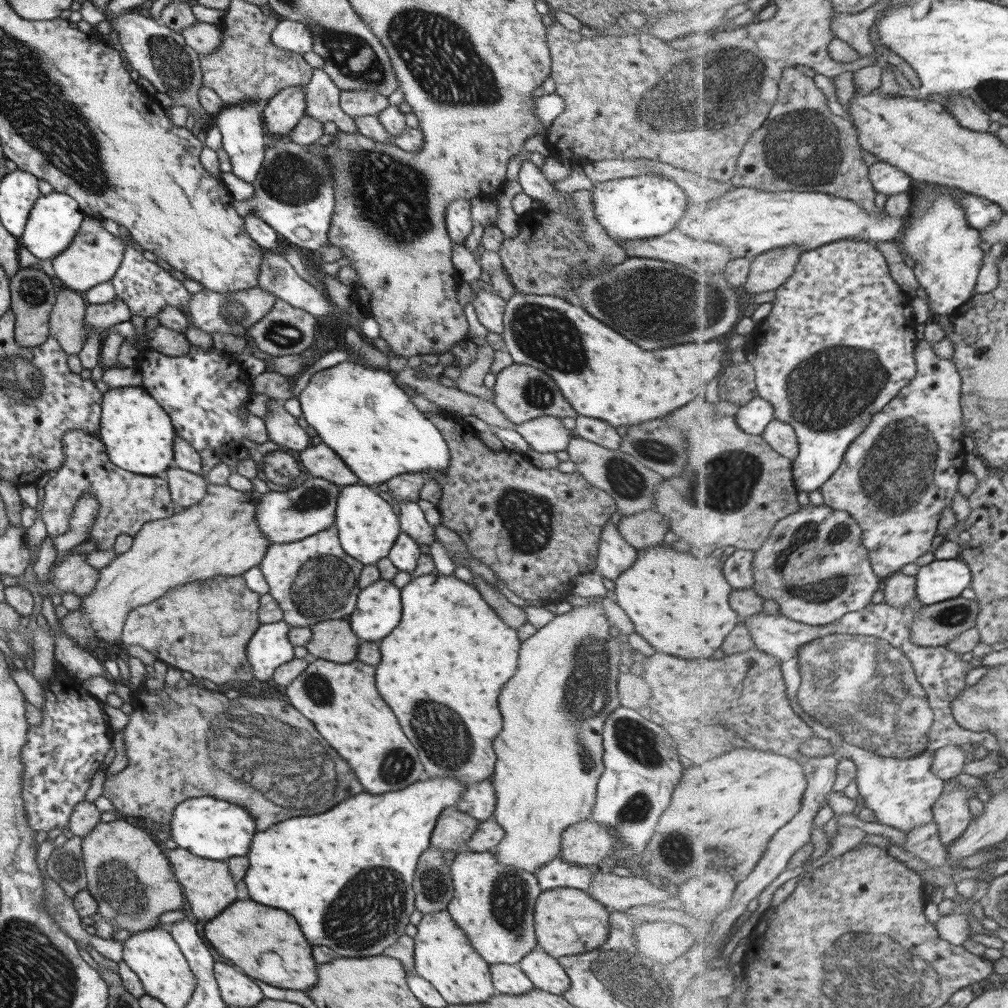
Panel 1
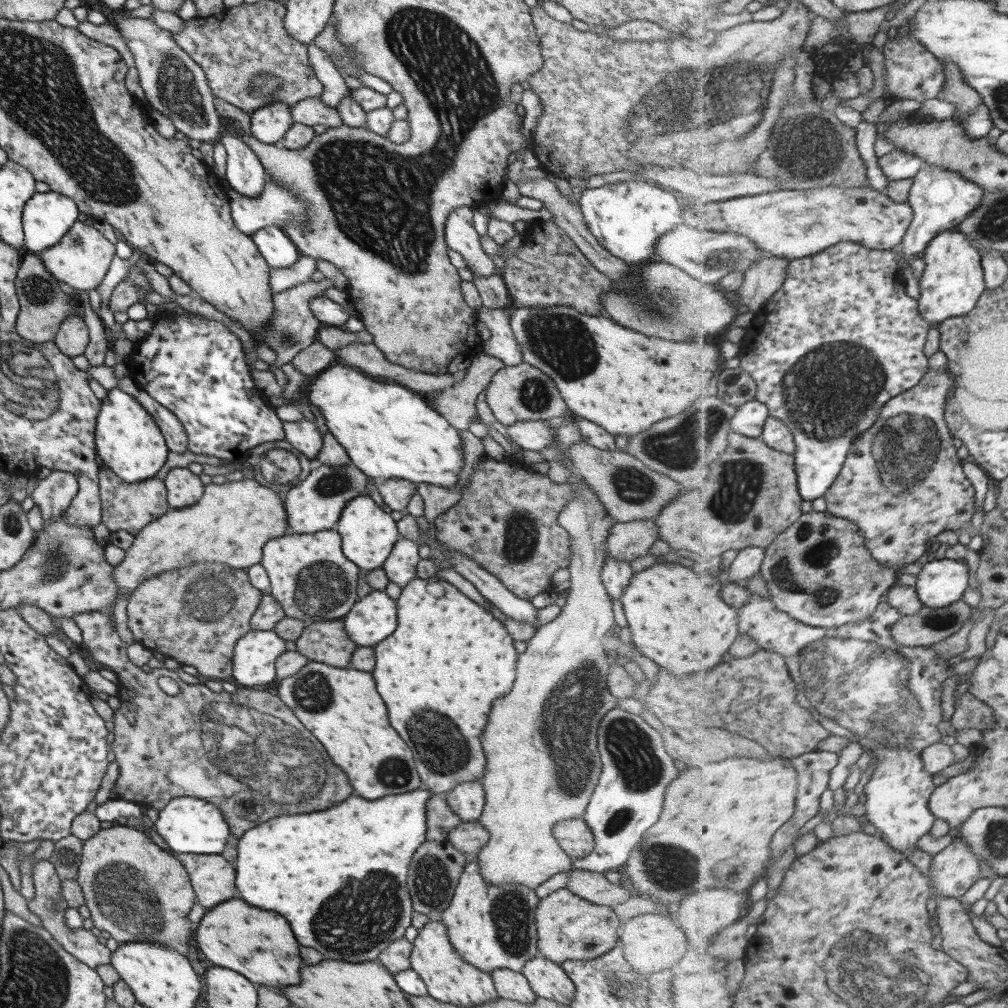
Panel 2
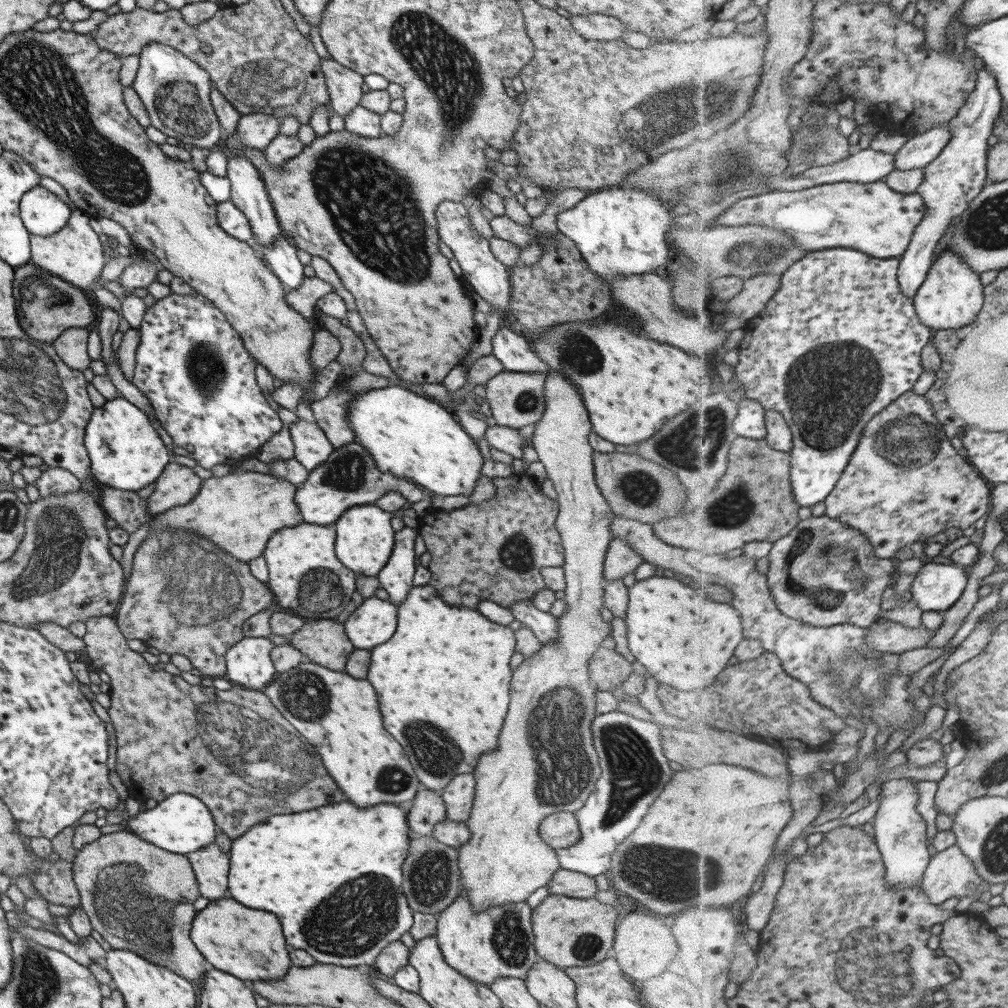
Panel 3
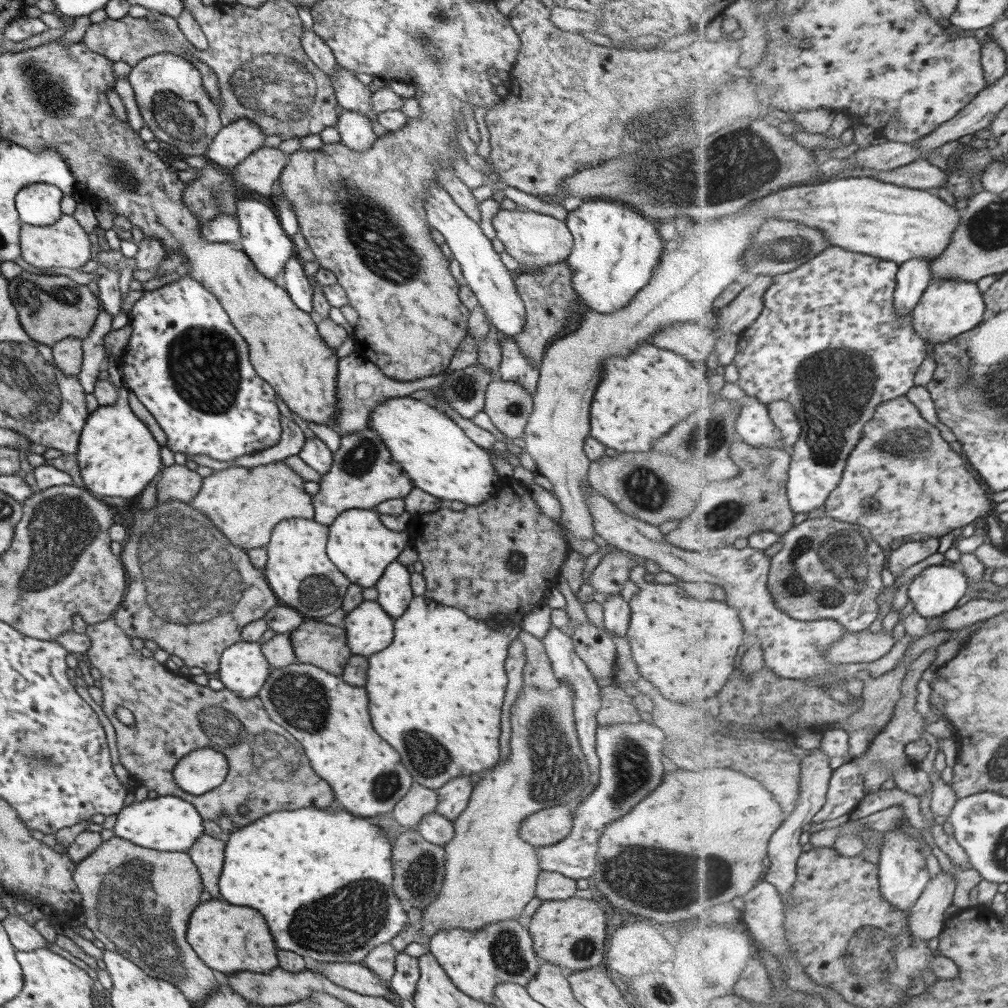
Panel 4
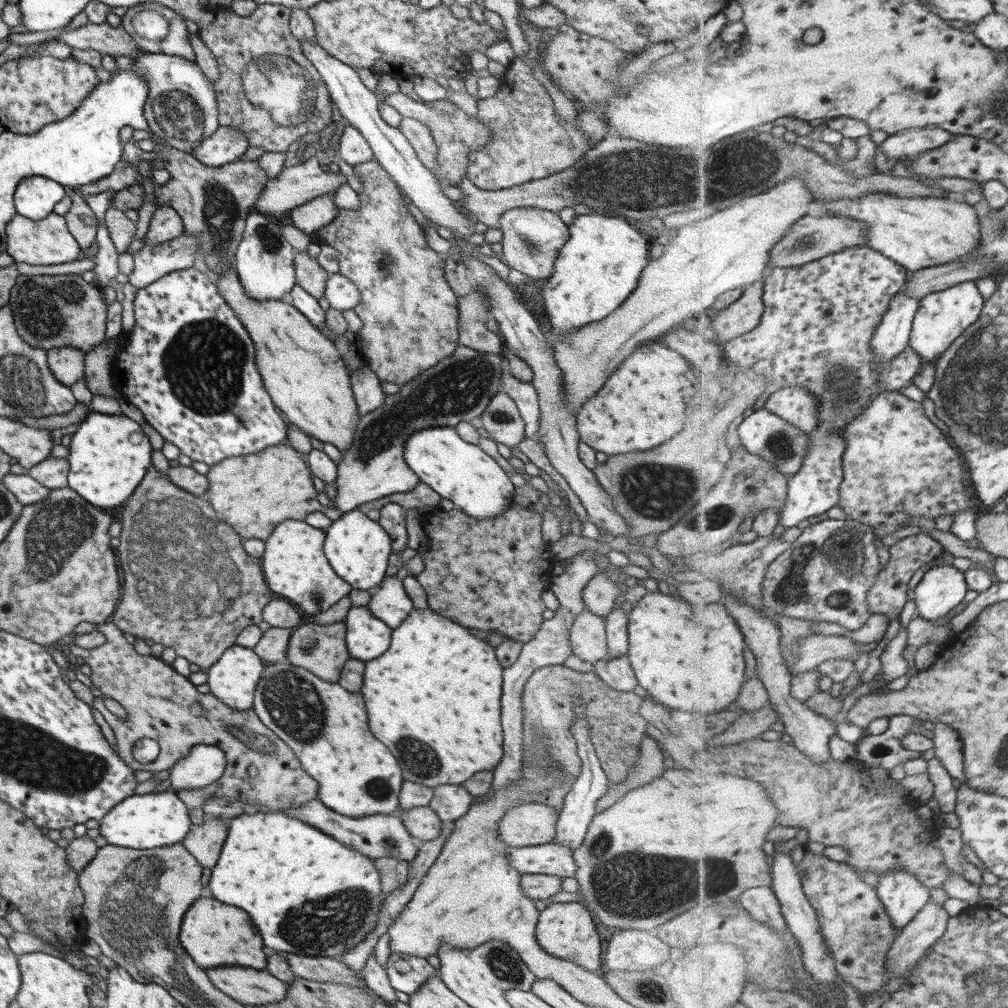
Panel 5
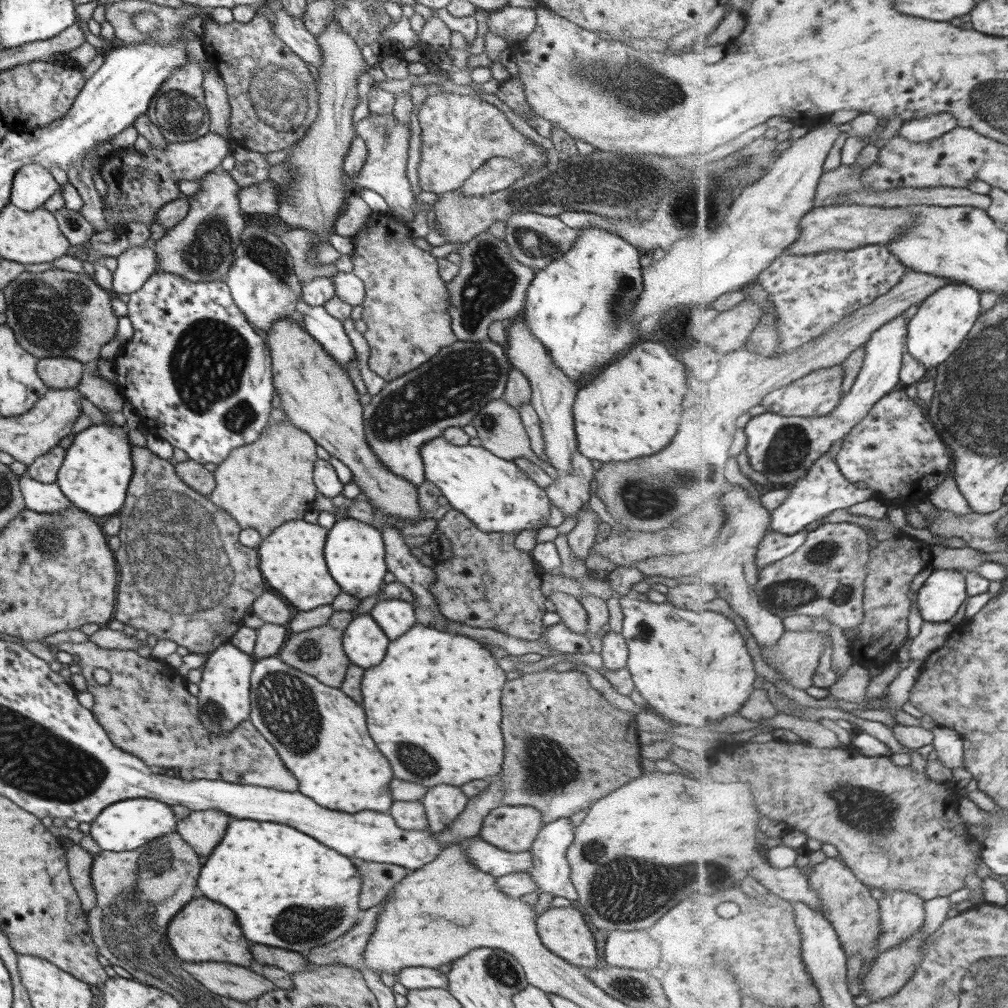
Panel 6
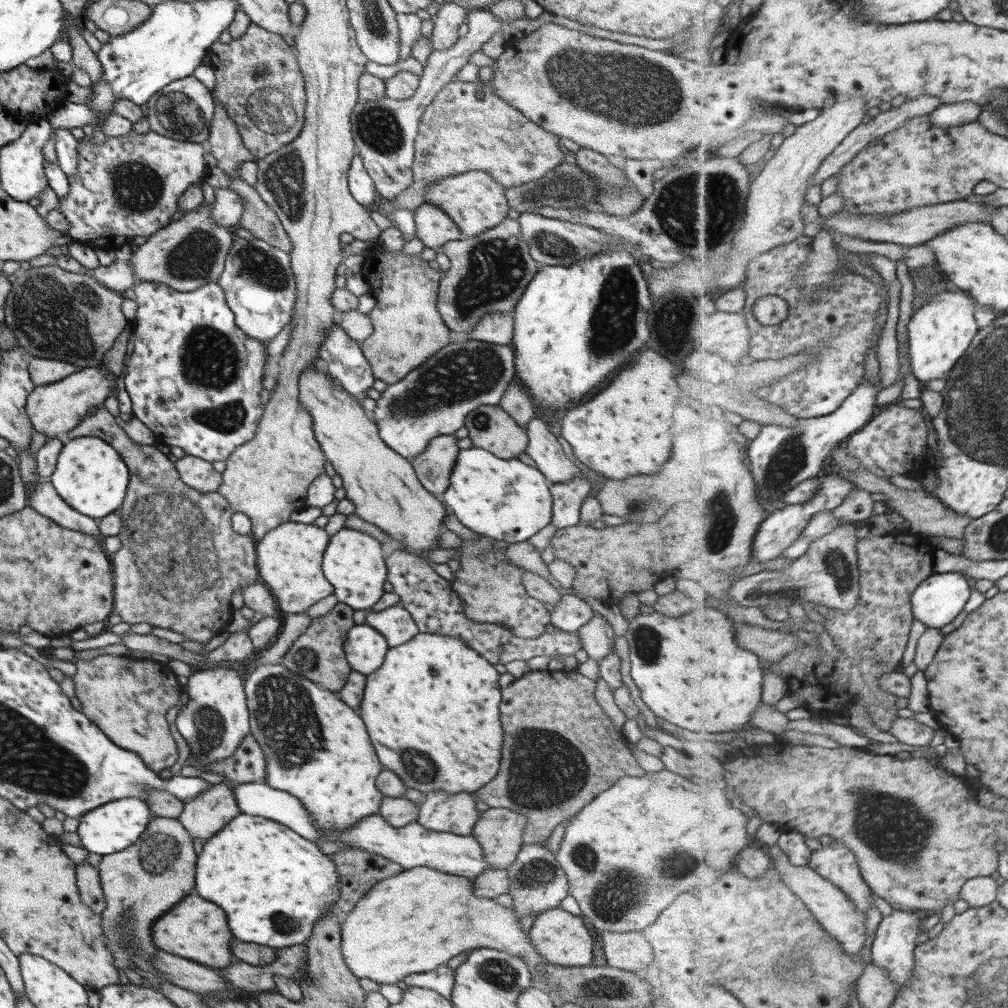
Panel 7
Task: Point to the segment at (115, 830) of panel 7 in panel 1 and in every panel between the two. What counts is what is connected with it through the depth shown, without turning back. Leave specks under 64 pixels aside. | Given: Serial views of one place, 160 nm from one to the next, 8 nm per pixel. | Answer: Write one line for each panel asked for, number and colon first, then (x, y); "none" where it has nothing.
1: (208, 828)
2: (185, 825)
3: (180, 824)
4: (168, 824)
5: (147, 821)
6: (127, 825)

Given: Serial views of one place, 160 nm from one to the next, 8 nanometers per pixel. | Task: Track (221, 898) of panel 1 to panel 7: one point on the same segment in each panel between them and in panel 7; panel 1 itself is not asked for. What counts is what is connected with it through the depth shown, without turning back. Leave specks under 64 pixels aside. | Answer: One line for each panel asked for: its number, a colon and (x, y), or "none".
2: (211, 878)
3: (209, 865)
4: (206, 853)
5: (202, 842)
6: (201, 830)
7: (201, 817)

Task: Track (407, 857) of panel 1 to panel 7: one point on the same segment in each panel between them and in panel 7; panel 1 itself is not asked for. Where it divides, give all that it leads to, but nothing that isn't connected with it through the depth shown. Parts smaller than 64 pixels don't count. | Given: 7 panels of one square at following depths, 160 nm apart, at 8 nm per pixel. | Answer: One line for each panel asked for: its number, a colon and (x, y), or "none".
2: (338, 877)
3: (293, 865)
4: (287, 865)
5: (309, 895)
6: (288, 891)
7: (273, 884)

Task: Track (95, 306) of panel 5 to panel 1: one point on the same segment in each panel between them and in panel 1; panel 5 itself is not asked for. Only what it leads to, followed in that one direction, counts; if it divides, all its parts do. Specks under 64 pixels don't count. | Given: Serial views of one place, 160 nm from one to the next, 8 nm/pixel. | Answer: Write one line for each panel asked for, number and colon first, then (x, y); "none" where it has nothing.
1: (32, 293)
2: (42, 304)
3: (46, 305)
4: (50, 308)

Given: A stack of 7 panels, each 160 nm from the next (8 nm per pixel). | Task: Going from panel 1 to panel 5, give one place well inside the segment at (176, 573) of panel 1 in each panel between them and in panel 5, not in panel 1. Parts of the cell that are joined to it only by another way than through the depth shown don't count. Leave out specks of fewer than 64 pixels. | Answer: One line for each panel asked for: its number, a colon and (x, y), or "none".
2: (231, 521)
3: (238, 512)
4: (243, 504)
5: (251, 494)

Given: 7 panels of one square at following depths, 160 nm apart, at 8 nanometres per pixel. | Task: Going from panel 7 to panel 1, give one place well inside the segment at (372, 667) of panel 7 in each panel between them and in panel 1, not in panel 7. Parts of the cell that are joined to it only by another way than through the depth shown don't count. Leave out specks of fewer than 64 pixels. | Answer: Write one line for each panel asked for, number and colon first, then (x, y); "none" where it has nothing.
1: (377, 610)
2: (373, 617)
3: (373, 621)
4: (368, 628)
5: (366, 637)
6: (364, 643)

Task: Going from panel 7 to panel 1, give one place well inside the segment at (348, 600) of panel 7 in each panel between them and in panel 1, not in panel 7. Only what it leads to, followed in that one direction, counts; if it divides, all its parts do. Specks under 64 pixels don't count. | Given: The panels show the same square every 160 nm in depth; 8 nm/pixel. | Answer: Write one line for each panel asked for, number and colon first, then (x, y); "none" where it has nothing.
1: (367, 526)
2: (367, 533)
3: (364, 539)
4: (358, 544)
5: (356, 547)
6: (354, 552)

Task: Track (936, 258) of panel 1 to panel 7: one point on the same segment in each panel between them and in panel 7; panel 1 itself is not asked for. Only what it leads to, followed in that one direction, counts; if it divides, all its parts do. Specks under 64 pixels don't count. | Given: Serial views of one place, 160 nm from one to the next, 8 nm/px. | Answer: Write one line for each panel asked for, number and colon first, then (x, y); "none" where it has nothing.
2: (952, 282)
3: (952, 296)
4: (948, 308)
5: (943, 317)
6: (944, 320)
7: (940, 333)

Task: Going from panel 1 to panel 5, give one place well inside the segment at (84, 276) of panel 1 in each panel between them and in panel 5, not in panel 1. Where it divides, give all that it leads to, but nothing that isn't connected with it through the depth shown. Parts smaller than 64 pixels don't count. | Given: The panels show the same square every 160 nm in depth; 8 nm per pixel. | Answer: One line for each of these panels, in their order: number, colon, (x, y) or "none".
2: (80, 259)
3: (75, 253)
4: (64, 244)
5: (47, 241)

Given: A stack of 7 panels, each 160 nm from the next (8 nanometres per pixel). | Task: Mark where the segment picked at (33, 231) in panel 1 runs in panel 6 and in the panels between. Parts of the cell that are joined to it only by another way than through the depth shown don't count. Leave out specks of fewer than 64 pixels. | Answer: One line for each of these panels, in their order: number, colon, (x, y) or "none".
2: (46, 217)
3: (42, 213)
4: (37, 204)
5: (34, 198)
6: (32, 184)

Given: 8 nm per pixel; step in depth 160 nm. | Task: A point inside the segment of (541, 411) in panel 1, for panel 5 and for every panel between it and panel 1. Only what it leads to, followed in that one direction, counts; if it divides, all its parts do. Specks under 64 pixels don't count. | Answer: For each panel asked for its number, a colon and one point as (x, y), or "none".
2: (520, 392)
3: (515, 399)
4: (508, 406)
5: (501, 419)

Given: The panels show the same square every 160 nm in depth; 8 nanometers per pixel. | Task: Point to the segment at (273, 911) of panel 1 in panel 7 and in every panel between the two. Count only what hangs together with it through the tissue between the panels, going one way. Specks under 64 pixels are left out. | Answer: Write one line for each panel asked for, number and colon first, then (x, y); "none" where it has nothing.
2: (226, 935)
3: (247, 943)
4: (227, 938)
5: (220, 931)
6: (202, 931)
7: (195, 929)

